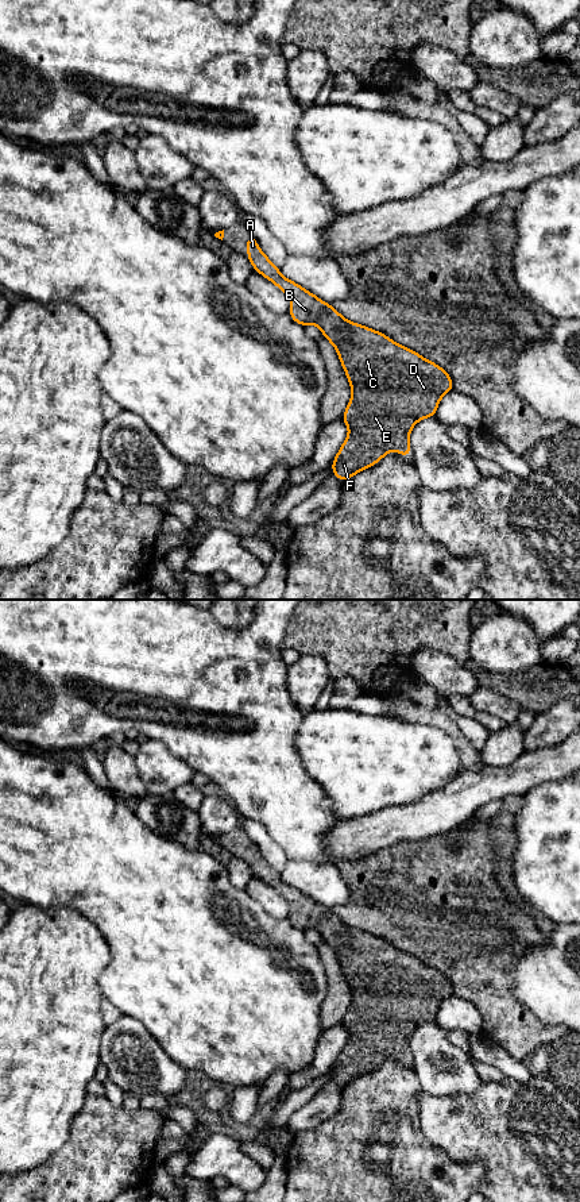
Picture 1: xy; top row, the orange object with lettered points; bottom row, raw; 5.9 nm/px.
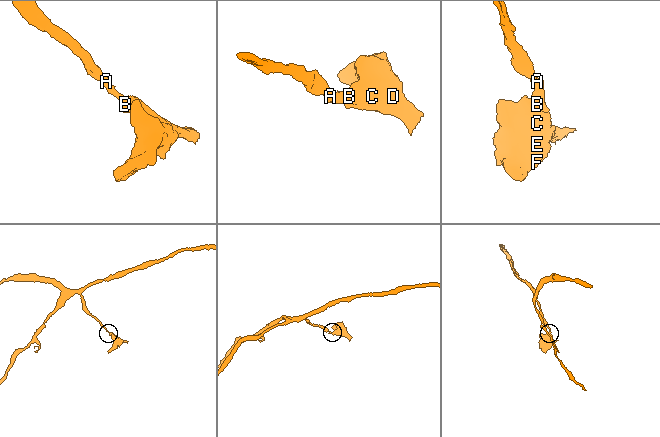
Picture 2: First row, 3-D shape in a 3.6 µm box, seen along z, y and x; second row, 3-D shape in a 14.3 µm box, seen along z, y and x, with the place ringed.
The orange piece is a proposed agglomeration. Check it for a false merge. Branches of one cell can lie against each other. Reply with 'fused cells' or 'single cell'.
single cell

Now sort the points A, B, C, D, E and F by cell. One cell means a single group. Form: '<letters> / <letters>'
A B C D E F

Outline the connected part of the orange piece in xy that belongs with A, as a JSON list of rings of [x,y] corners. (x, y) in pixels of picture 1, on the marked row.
[[[252,236],[247,242],[247,250],[254,270],[272,281],[291,300],[290,317],[303,327],[316,324],[335,346],[348,377],[352,397],[343,415],[343,421],[348,425],[349,434],[332,463],[332,473],[339,479],[347,481],[378,463],[393,448],[401,456],[413,455],[409,448],[410,431],[421,419],[433,417],[441,397],[455,389],[449,374],[382,332],[348,321],[333,305],[283,277]]]

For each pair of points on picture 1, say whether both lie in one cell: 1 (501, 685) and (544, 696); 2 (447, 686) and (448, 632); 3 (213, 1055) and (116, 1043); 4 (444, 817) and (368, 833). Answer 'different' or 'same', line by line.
1: same
2: different
3: different
4: same

